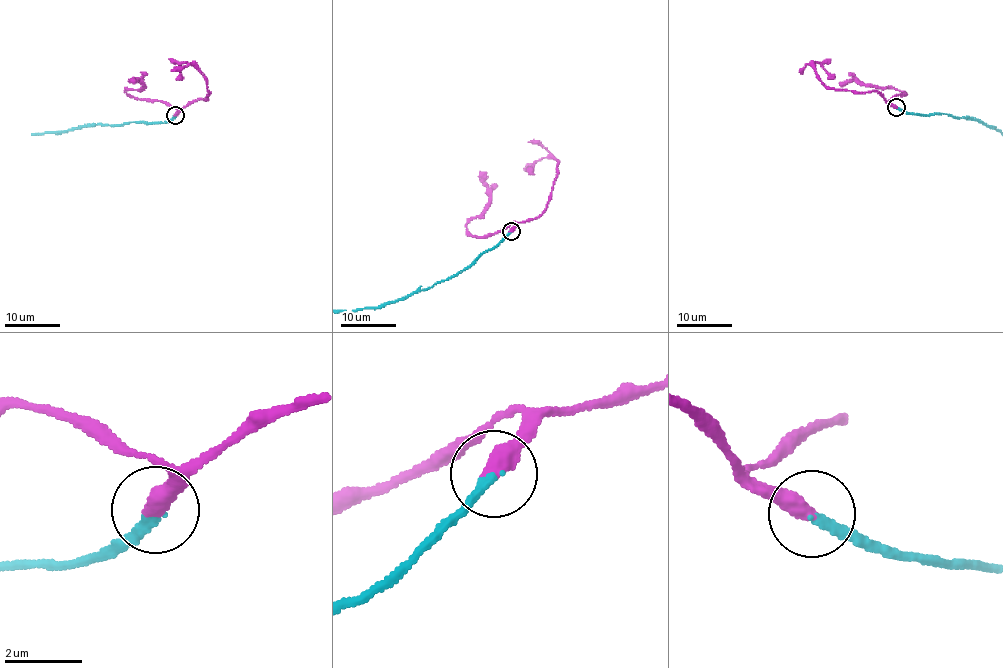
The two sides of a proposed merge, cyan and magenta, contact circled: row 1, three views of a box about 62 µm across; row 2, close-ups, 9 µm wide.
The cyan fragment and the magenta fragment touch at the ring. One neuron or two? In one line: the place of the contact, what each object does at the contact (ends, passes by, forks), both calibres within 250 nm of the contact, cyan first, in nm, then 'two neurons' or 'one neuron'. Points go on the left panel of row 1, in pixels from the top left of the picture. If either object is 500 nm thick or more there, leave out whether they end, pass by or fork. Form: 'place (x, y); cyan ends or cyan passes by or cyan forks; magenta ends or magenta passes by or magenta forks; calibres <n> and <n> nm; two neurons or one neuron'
place (175, 115); cyan ends; magenta ends; calibres 240 and 480 nm; one neuron

